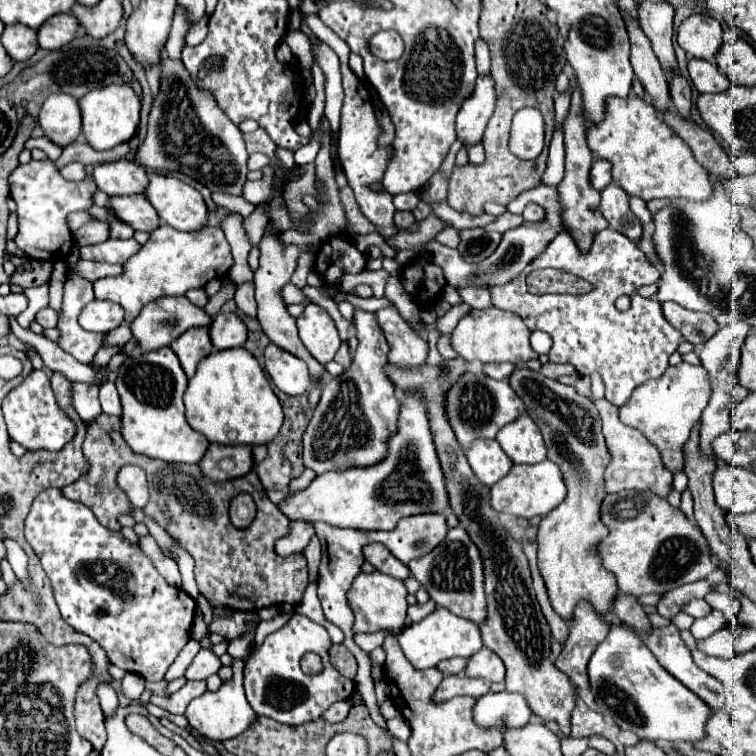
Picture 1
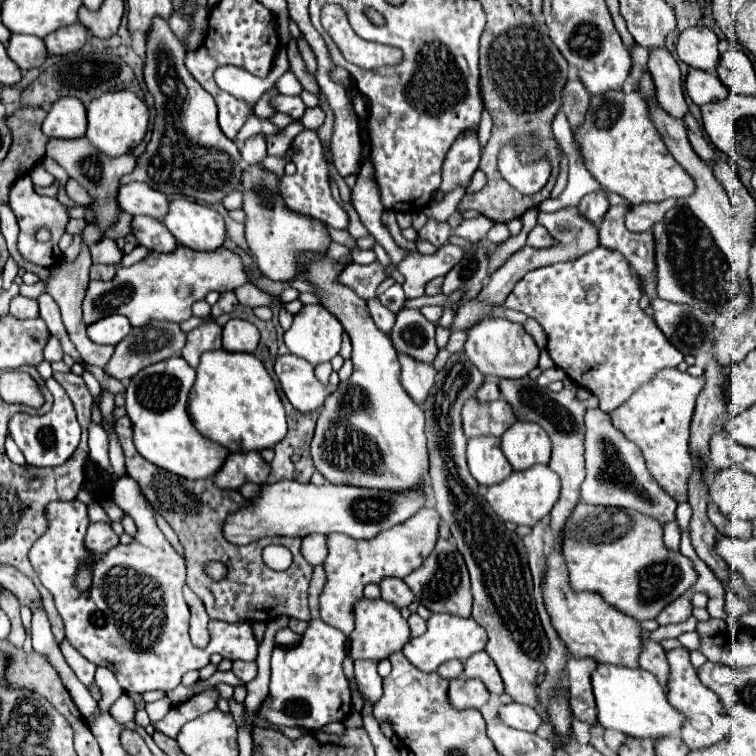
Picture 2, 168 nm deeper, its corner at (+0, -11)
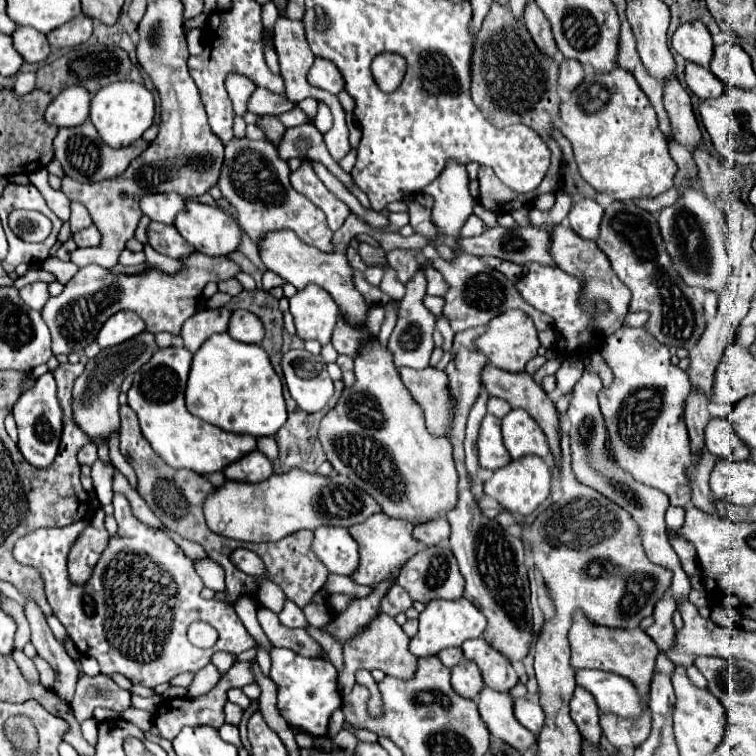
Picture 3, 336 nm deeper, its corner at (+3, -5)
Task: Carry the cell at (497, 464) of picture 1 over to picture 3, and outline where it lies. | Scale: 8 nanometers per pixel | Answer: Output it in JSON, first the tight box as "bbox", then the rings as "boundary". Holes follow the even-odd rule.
{"bbox":[477,414,511,470],"boundary":[[[491,414],[483,418],[481,428],[479,428],[477,448],[479,448],[479,468],[497,470],[511,462],[511,456],[505,450],[503,440],[501,440],[501,420],[499,418]]]}

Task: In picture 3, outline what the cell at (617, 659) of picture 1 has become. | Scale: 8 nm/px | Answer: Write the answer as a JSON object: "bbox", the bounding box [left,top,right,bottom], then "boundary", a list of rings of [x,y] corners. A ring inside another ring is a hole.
{"bbox":[577,670,645,718],"boundary":[[[579,670],[577,684],[593,694],[601,712],[619,718],[639,718],[645,712],[637,686],[629,678],[603,670]]]}

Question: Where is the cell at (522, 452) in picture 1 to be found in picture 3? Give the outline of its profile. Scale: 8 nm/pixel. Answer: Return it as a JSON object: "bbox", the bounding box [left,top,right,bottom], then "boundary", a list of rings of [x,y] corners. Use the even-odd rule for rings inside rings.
{"bbox":[503,410,549,458],"boundary":[[[511,410],[503,418],[503,442],[511,458],[535,454],[541,458],[549,456],[549,446],[539,424],[523,410]]]}

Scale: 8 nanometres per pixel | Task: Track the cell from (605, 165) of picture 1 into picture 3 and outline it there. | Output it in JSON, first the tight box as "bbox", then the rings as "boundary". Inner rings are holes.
{"bbox":[567,198,603,240],"boundary":[[[581,198],[573,204],[567,218],[569,218],[571,228],[579,236],[583,236],[587,240],[597,240],[599,224],[603,218],[603,206],[591,198]]]}

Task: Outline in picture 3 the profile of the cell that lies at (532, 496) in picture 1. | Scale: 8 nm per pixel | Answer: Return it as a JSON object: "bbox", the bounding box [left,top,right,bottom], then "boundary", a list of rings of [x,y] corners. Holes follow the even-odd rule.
{"bbox":[483,454,551,516],"boundary":[[[531,454],[531,456],[511,460],[507,466],[495,470],[493,476],[483,484],[483,492],[485,496],[495,498],[505,510],[519,516],[529,516],[549,496],[549,482],[551,482],[549,464],[543,458]]]}

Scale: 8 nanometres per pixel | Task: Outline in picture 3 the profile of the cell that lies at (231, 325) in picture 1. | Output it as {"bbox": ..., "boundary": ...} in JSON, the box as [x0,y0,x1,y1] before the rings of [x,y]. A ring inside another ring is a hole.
{"bbox":[227,310,265,344],"boundary":[[[235,310],[231,314],[231,322],[229,322],[227,334],[233,340],[239,340],[239,342],[259,344],[263,340],[265,330],[263,330],[261,320],[253,312],[249,312],[249,310]]]}

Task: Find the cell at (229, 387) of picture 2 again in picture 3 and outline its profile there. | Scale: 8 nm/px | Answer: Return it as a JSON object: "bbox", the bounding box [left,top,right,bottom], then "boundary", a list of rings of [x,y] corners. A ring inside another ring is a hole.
{"bbox":[185,332,287,438],"boundary":[[[227,332],[211,336],[193,356],[191,362],[191,372],[189,372],[189,382],[185,390],[185,404],[187,410],[209,422],[215,424],[217,428],[231,432],[231,434],[249,434],[253,438],[261,436],[273,436],[287,420],[287,410],[285,410],[285,400],[281,392],[281,380],[275,374],[267,352],[257,346],[257,344],[243,344],[233,340]]]}

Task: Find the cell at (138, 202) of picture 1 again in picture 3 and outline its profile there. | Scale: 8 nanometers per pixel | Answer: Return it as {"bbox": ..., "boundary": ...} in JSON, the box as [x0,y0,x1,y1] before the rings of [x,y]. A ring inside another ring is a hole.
{"bbox":[147,222,193,258],"boundary":[[[151,222],[147,228],[147,236],[149,244],[157,252],[169,258],[181,258],[193,252],[193,246],[189,246],[189,242],[175,230],[175,226],[163,226],[161,222]]]}

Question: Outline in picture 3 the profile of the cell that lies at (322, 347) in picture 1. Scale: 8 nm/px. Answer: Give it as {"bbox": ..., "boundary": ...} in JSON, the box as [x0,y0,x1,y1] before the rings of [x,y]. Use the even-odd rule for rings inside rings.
{"bbox":[289,284,339,344],"boundary":[[[309,284],[305,290],[299,290],[289,298],[289,304],[289,312],[293,314],[297,336],[301,340],[317,340],[319,344],[331,342],[339,308],[325,290]]]}

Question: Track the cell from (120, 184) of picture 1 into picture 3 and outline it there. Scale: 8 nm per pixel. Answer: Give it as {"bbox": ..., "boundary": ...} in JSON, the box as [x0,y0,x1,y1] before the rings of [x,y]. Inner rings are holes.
{"bbox":[139,192,185,224],"boundary":[[[175,192],[169,194],[145,194],[143,200],[139,200],[141,212],[147,214],[155,222],[173,224],[179,210],[185,208],[185,198],[181,198]]]}

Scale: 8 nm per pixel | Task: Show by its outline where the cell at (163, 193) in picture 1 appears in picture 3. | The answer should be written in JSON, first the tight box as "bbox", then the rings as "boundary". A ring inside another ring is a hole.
{"bbox":[175,200,241,256],"boundary":[[[187,200],[187,210],[175,218],[179,234],[207,256],[227,256],[237,250],[241,232],[237,222],[217,206]]]}

